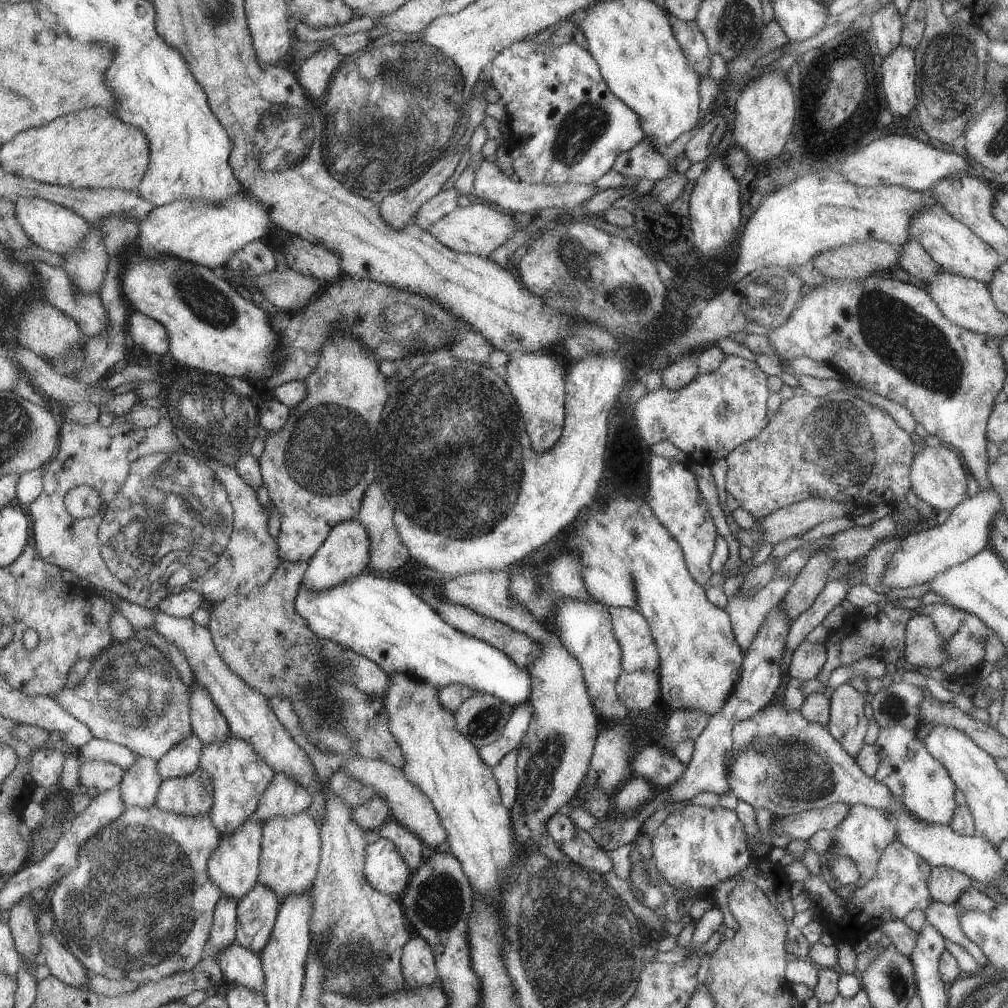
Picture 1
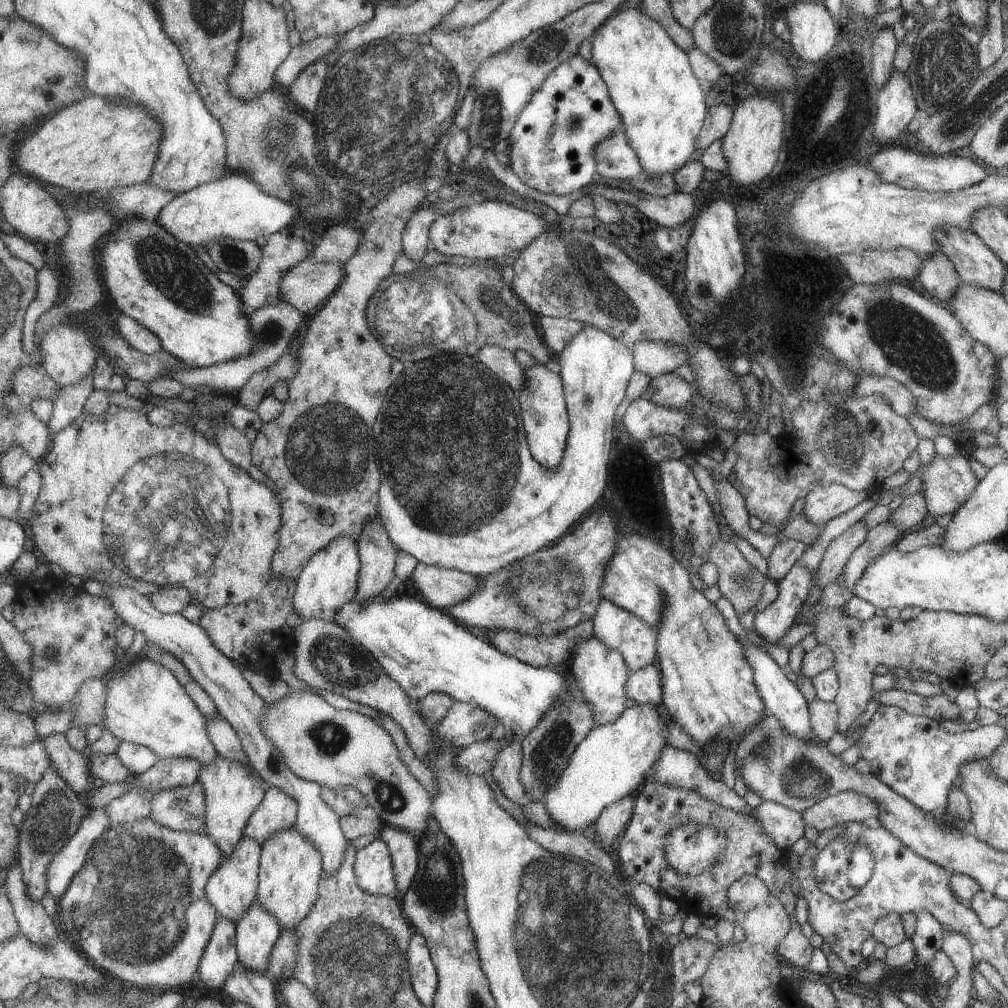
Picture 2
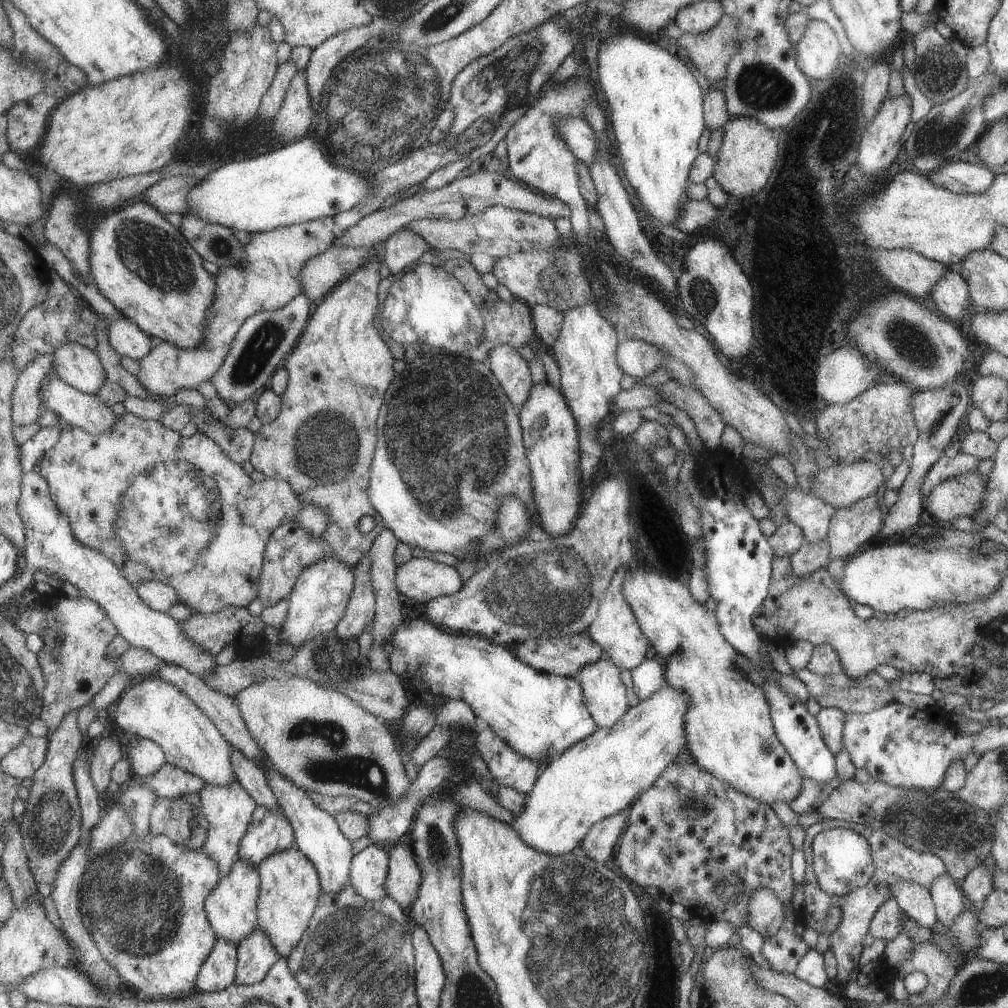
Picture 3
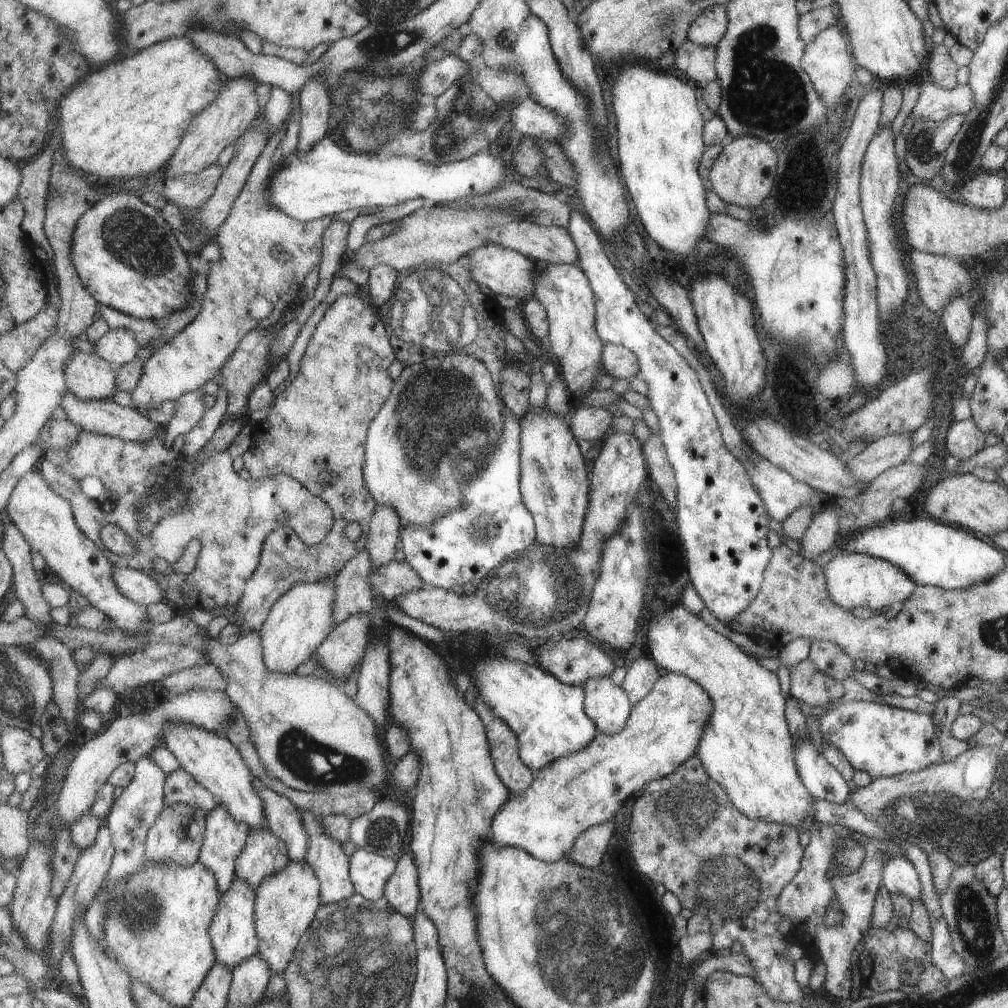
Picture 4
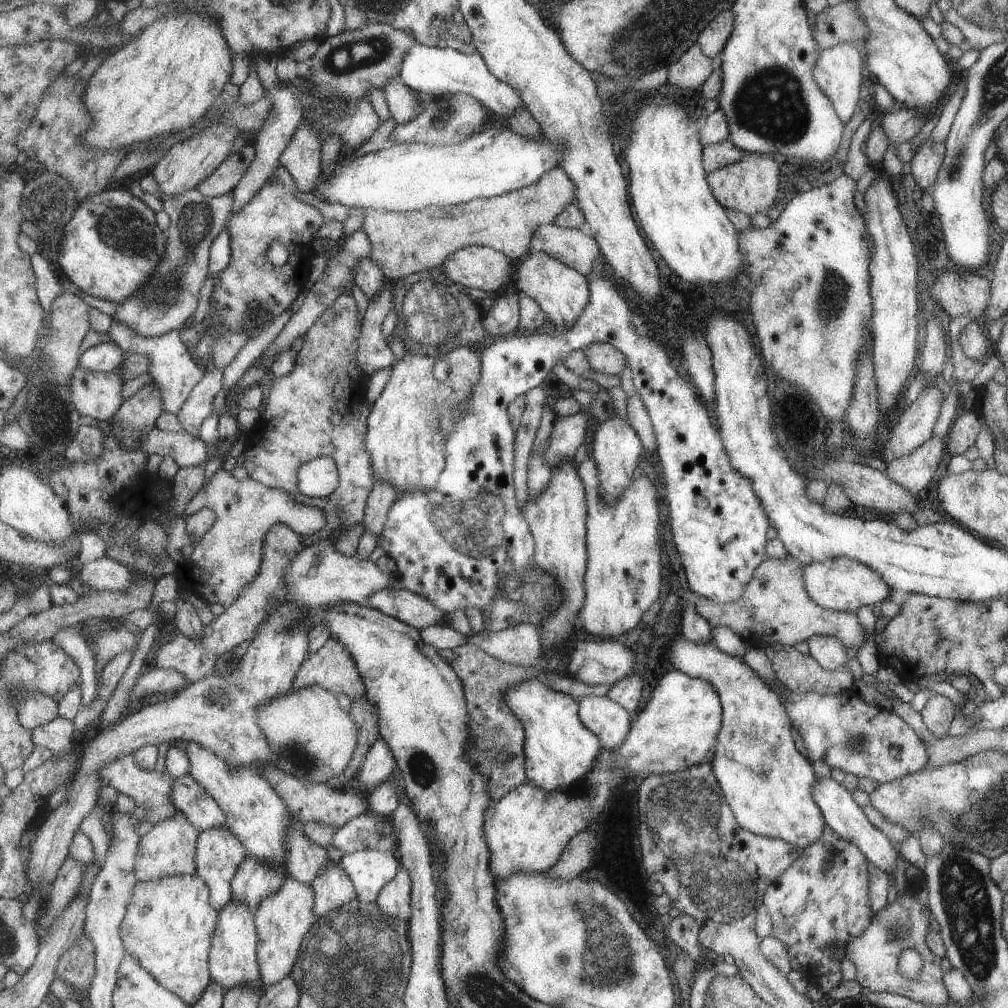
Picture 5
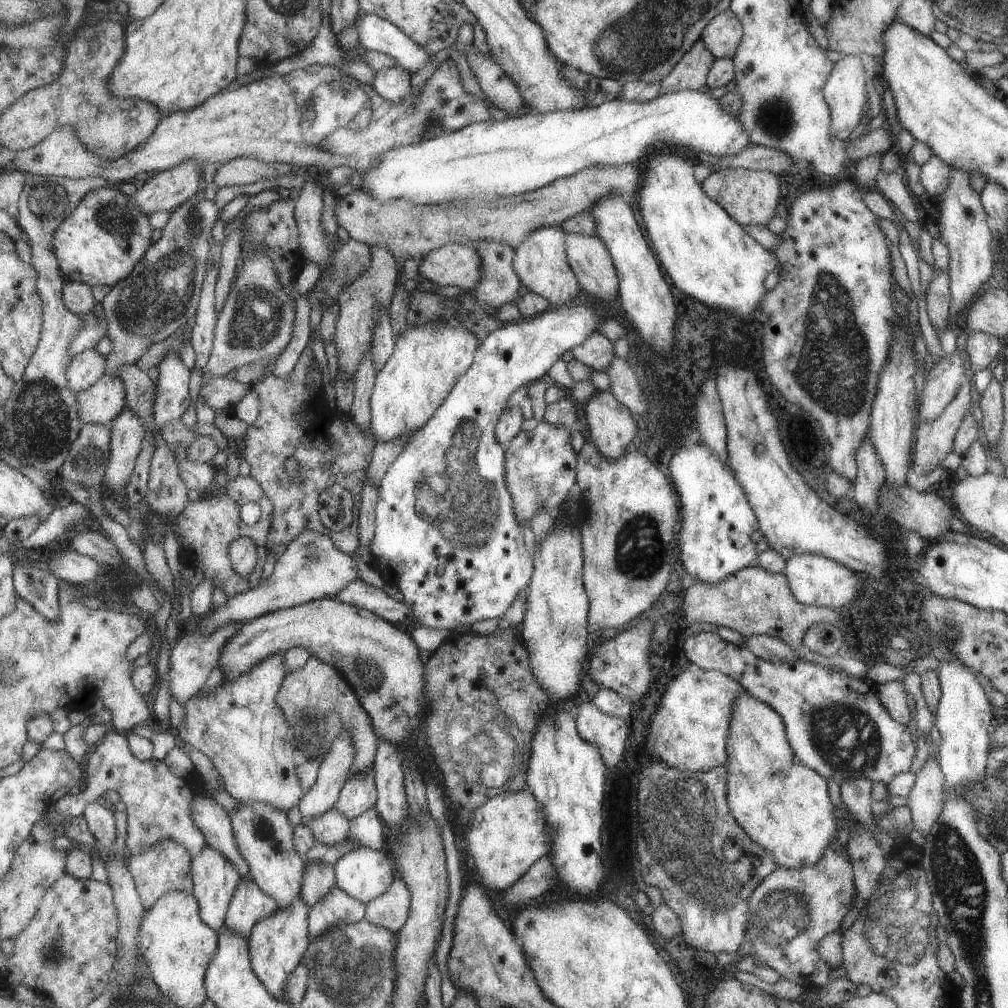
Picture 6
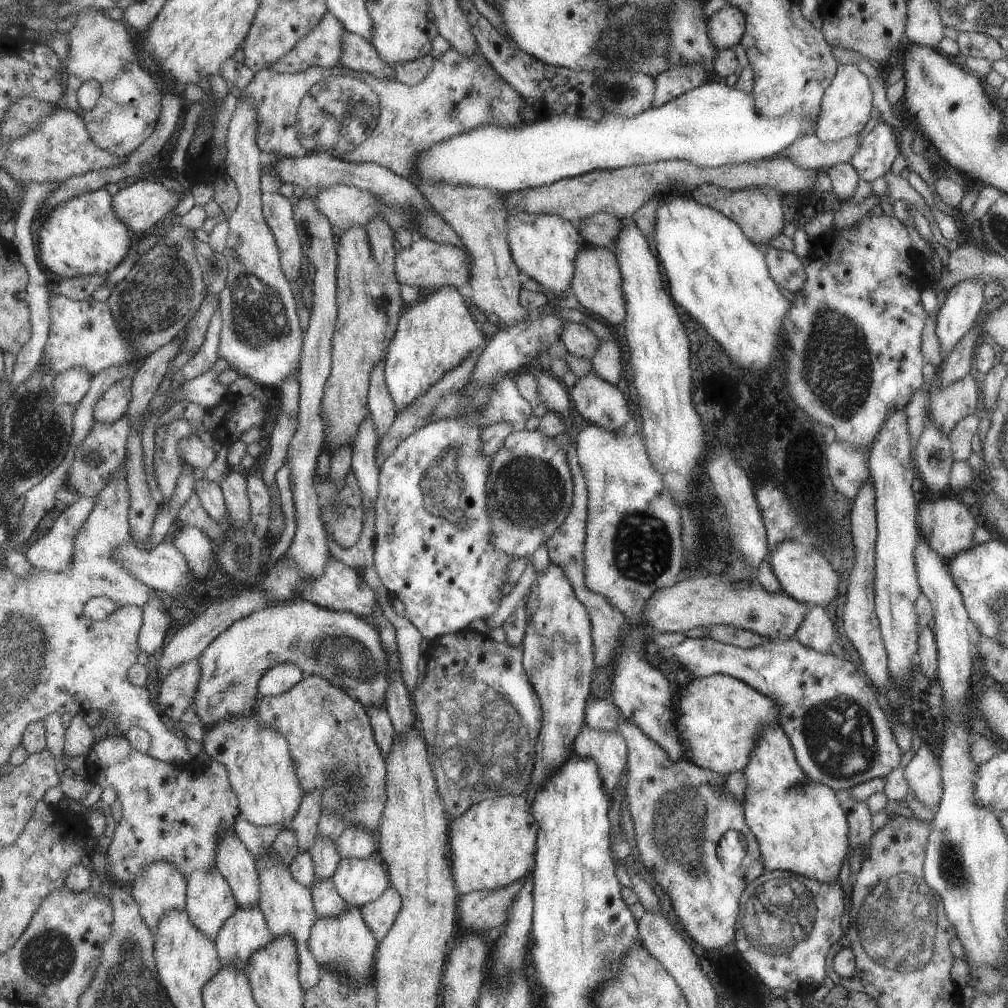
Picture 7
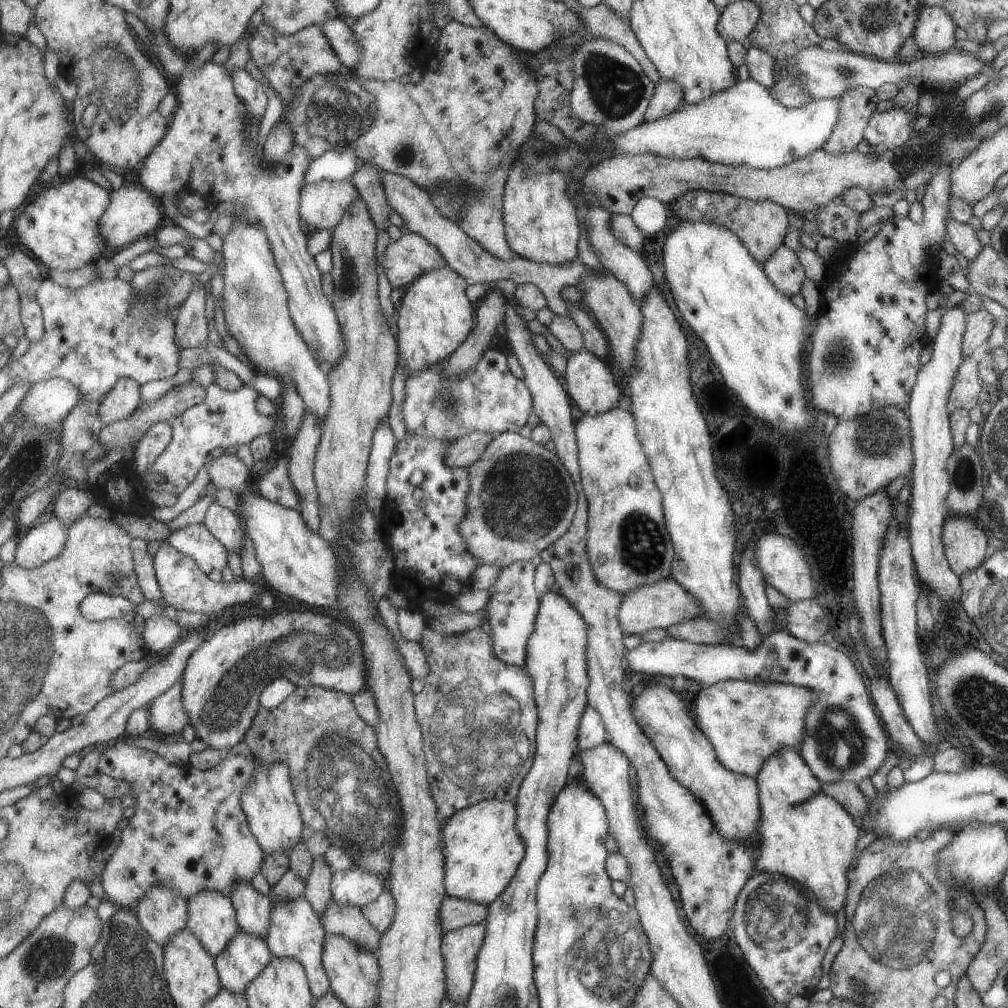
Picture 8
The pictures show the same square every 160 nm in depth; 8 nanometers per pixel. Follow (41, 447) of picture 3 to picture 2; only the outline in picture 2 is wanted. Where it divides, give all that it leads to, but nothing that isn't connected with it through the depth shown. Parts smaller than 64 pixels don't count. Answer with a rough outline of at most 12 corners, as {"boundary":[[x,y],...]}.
{"boundary":[[94,370],[64,386],[49,422],[53,435],[81,413],[95,390]]}

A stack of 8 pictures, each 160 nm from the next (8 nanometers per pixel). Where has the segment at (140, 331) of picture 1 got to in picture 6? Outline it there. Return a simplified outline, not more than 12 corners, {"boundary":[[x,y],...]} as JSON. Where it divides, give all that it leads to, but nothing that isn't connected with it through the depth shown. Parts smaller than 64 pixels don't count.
{"boundary":[[85,350],[67,370],[69,390],[87,391],[103,376],[107,357]]}

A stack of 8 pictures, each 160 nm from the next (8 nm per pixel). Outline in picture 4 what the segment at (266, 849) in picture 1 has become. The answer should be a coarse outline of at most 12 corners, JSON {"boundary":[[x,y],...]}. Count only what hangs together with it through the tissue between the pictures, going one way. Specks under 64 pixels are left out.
{"boundary":[[293,862],[257,889],[259,954],[286,972],[322,906]]}

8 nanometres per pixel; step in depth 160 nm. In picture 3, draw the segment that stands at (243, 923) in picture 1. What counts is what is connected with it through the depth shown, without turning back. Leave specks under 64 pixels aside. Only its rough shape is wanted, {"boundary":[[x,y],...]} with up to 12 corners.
{"boundary":[[255,929],[238,943],[236,983],[265,980],[280,957]]}

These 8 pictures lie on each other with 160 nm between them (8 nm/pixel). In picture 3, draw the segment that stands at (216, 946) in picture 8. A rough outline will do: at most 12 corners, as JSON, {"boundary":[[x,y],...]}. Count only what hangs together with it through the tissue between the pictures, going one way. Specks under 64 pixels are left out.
{"boundary":[[238,780],[206,783],[203,850],[226,877],[259,803]]}

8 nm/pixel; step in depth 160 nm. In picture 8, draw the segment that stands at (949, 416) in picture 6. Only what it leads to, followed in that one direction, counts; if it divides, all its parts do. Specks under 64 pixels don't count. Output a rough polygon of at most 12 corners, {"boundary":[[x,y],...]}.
{"boundary":[[967,356],[954,376],[949,412],[977,405],[978,363]]}

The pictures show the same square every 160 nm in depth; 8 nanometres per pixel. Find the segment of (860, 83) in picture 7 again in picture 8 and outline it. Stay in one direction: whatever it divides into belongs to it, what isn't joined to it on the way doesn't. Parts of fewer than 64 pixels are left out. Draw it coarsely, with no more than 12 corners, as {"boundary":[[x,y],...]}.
{"boundary":[[875,89],[845,90],[838,122],[821,149],[847,154],[863,139]]}

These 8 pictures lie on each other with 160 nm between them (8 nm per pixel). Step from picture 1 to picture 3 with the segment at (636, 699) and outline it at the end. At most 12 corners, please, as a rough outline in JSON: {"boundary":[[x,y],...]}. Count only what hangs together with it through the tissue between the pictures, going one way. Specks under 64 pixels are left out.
{"boundary":[[646,658],[630,670],[639,701],[666,684],[659,662]]}

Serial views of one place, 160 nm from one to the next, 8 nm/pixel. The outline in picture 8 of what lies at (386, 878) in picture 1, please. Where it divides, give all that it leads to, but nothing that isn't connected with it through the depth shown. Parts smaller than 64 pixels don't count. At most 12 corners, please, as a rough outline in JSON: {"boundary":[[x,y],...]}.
{"boundary":[[352,866],[334,874],[337,904],[362,908],[382,895],[380,879]]}

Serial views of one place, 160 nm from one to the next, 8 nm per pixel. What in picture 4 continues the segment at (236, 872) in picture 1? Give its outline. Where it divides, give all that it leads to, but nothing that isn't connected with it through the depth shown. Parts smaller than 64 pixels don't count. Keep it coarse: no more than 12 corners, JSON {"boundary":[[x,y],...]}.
{"boundary":[[236,878],[210,936],[232,971],[259,954],[257,890]]}

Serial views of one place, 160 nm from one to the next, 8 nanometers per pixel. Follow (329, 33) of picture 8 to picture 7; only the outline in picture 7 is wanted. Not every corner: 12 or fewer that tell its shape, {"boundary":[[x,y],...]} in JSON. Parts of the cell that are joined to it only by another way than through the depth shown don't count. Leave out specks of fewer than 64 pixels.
{"boundary":[[343,34],[340,63],[375,78],[394,78],[373,46],[355,34]]}

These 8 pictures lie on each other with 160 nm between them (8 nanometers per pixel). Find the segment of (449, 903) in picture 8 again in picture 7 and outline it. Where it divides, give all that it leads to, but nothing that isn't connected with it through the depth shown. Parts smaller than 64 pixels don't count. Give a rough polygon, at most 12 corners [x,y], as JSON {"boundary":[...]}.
{"boundary":[[525,877],[461,895],[460,925],[495,932]]}

